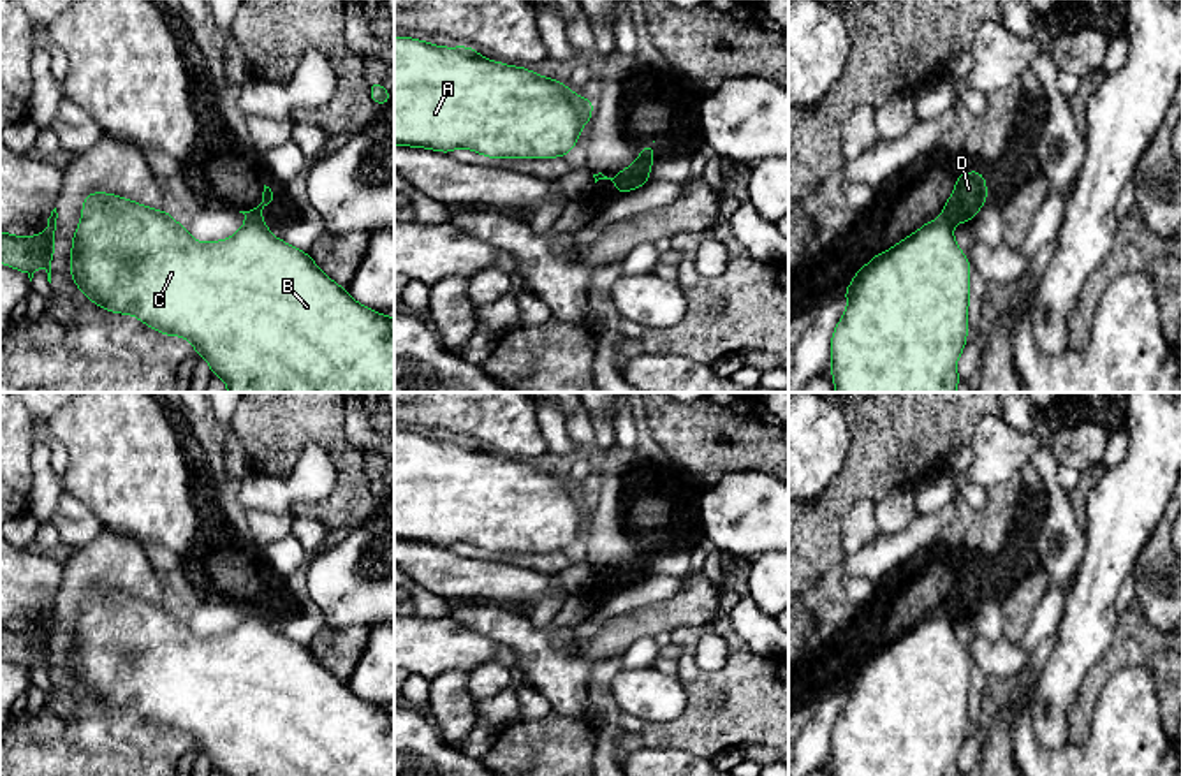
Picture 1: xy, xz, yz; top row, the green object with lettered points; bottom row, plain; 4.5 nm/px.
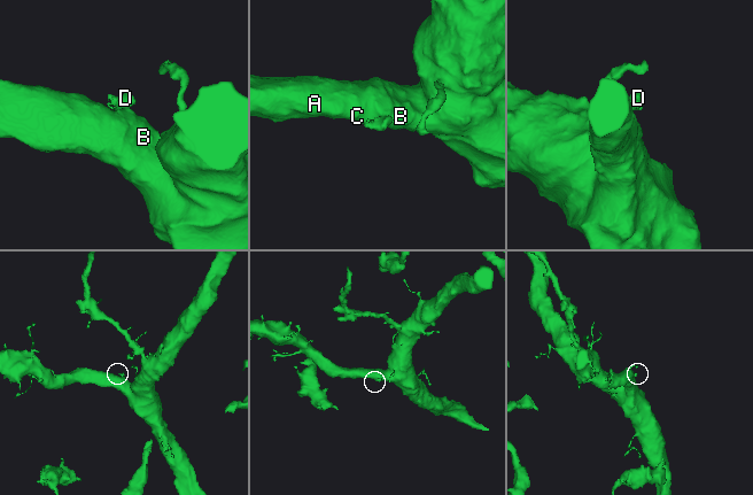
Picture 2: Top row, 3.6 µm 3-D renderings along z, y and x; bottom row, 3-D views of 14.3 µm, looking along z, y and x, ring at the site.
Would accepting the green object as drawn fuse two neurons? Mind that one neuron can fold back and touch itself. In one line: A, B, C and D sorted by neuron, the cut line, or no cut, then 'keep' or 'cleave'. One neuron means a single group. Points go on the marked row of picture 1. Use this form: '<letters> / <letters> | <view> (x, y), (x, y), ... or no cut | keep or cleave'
A B C / D | xy (247, 217), (259, 219) | cleave

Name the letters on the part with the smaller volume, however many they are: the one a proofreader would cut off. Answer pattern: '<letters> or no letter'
D

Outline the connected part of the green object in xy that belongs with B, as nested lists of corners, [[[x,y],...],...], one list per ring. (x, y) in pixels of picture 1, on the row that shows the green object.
[[[92,192],[83,197],[81,206],[83,215],[77,231],[72,234],[70,252],[70,276],[74,285],[93,304],[111,313],[136,315],[143,324],[165,336],[190,340],[194,352],[208,359],[211,375],[227,382],[227,392],[394,392],[394,318],[354,301],[345,287],[340,287],[319,269],[310,253],[275,238],[260,218],[246,218],[232,238],[199,243],[192,238],[190,229],[181,227],[164,209],[151,209],[114,194]]]

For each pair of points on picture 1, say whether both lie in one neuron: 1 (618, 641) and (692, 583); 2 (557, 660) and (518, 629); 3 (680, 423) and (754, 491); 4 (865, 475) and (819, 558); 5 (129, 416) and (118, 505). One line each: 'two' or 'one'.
1: one
2: one
3: two
4: one
5: one

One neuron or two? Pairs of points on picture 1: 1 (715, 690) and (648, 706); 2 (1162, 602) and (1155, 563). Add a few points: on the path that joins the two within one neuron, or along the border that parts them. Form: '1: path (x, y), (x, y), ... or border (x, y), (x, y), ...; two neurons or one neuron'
1: border (678, 676), (685, 708), (673, 720), (653, 724); two neurons
2: path (1162, 593), (1158, 572); one neuron

